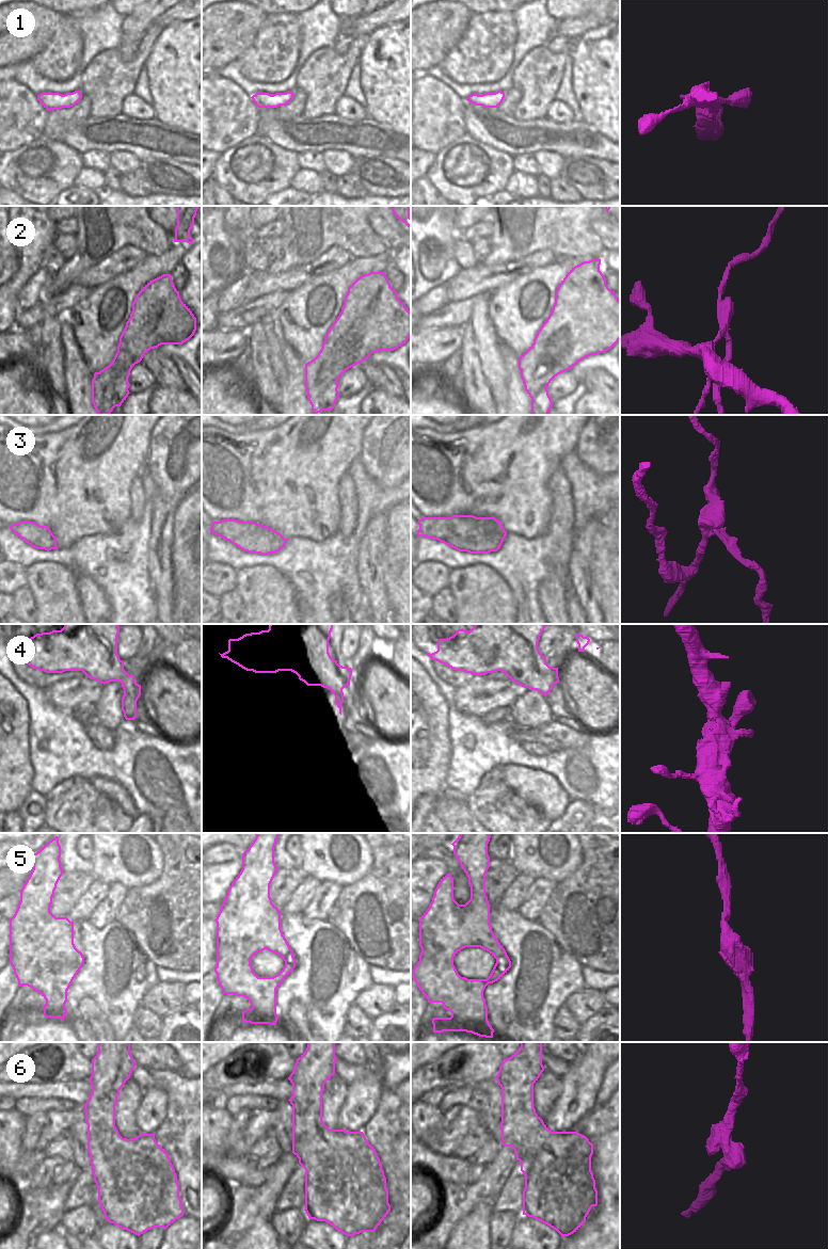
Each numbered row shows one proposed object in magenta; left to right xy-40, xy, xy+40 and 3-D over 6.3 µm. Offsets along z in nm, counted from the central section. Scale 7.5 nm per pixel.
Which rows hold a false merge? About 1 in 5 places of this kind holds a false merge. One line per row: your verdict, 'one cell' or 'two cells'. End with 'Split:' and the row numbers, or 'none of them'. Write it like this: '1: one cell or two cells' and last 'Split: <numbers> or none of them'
1: one cell
2: two cells
3: two cells
4: one cell
5: one cell
6: one cell
Split: 2, 3

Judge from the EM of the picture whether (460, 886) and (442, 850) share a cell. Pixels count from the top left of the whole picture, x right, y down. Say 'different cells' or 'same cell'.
same cell

